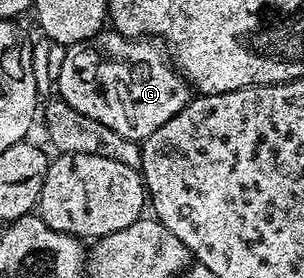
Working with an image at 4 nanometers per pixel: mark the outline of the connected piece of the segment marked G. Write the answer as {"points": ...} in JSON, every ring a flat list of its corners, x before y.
{"points":[[102,30,89,40,84,40,78,44,70,44,64,49,65,57,62,58,61,69,57,72,56,95,65,100,67,106,75,106,75,110,79,110,79,114,87,114,87,118,95,118,95,122,103,122,103,126,111,126,111,130,115,130,115,134,123,134,123,138,143,142,151,134,155,134,155,130,159,130,159,126,163,126,163,122,171,122,171,118,175,118,175,114,179,114,179,110,183,110,191,99,191,89,185,83,185,77,177,71,176,67,171,63,170,57,166,53,165,56,161,53,160,47,162,48,162,45,152,39,121,36,112,30]]}

